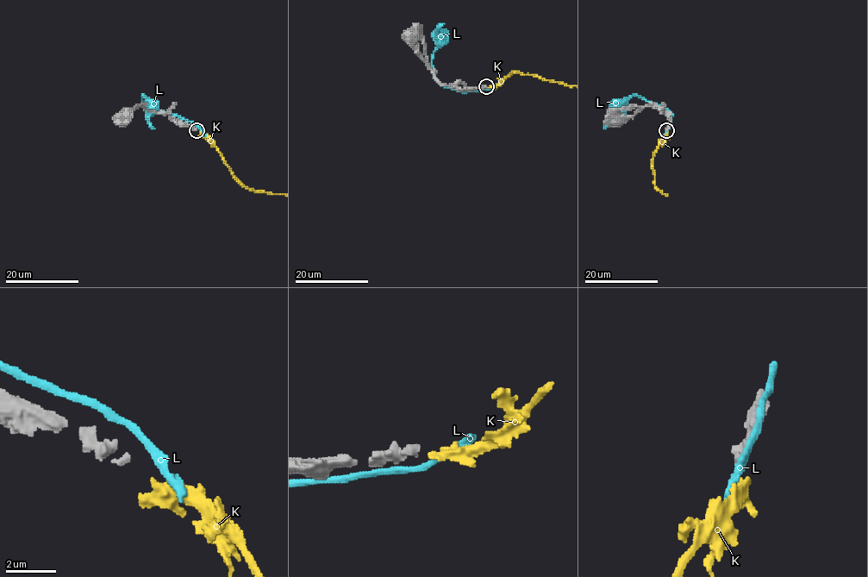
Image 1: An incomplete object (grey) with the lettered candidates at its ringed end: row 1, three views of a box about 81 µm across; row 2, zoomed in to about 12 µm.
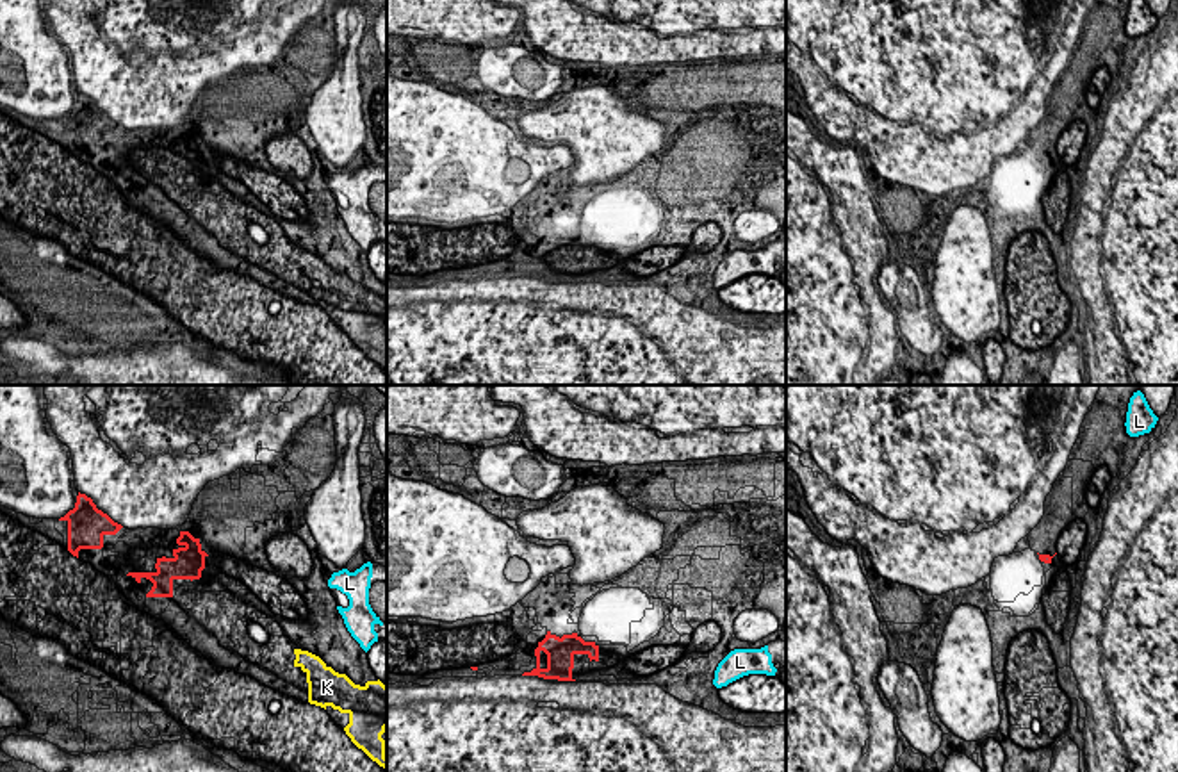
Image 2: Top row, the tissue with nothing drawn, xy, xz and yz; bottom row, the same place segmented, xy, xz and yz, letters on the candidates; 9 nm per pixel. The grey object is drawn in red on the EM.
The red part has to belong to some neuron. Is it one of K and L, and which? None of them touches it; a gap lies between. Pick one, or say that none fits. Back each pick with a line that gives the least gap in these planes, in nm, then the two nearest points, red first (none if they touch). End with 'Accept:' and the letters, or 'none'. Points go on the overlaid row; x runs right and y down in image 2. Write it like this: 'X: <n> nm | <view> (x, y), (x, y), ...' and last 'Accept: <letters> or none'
K: 1050 nm | xy (200, 576), (294, 649)
Accept: K

